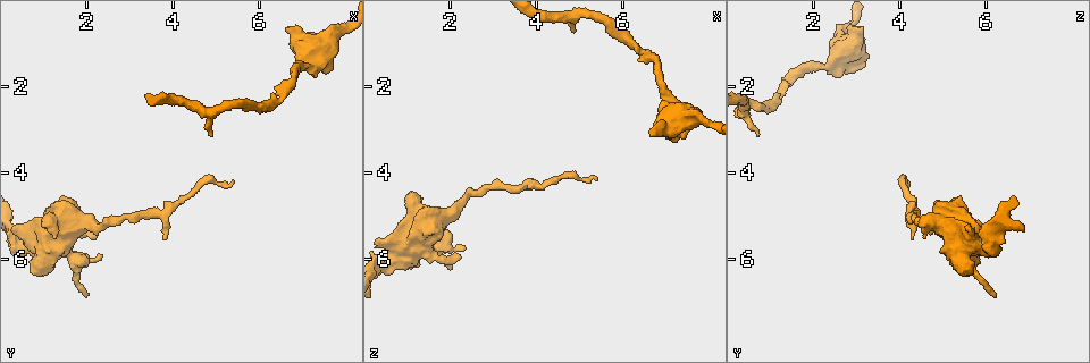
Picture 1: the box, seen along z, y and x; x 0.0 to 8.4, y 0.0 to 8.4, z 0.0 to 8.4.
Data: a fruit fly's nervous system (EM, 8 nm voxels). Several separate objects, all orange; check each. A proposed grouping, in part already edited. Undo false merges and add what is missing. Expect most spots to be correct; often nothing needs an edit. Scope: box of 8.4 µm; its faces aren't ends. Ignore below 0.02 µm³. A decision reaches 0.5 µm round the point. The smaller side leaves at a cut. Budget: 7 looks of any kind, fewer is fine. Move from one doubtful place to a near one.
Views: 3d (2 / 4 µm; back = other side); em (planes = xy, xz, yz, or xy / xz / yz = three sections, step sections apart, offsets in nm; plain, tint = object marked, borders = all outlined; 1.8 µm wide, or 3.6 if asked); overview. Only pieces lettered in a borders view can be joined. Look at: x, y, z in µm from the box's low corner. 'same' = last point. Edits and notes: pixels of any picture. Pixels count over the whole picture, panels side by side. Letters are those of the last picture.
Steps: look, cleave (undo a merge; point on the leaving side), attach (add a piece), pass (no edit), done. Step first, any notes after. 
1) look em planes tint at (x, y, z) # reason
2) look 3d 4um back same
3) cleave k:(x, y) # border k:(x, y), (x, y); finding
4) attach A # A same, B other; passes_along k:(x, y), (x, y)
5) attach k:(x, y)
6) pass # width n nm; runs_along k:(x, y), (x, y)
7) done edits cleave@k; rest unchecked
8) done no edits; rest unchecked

look 3d 4um back at (5.35, 4.20, 4.10) # an open end

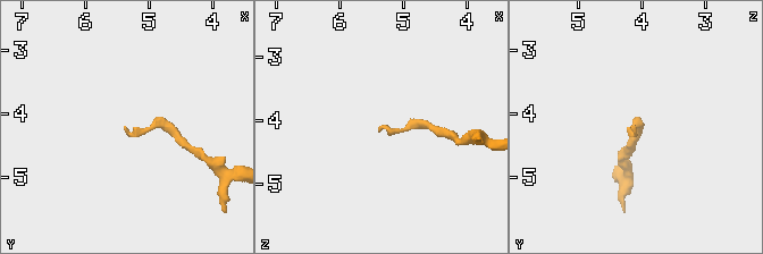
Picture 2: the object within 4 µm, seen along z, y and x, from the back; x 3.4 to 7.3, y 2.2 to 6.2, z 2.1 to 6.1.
look em xy step 8 tint at (5.40, 4.25, 4.10) # now the EM

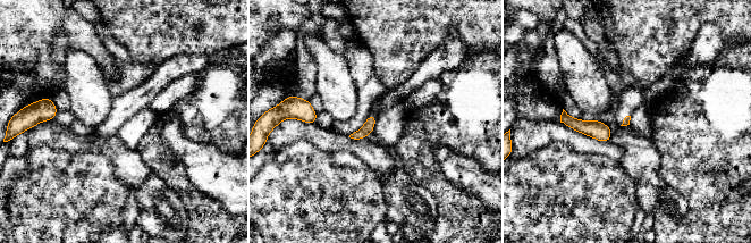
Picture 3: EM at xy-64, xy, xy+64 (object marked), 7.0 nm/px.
look em planes borders same # another direction

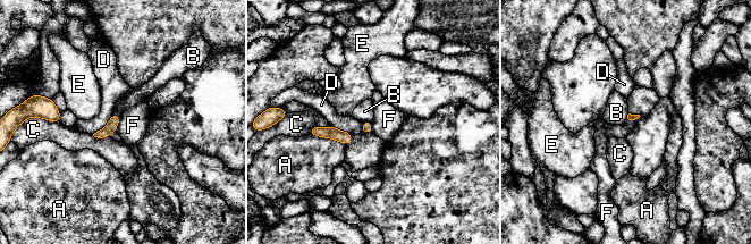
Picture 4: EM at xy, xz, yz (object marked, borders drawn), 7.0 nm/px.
pass # A other, B other, C other, D other, E other, F other; border 4:(120, 117), (115, 131); none of them fits

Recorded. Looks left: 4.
look 3d 2um back at (4.90, 3.10, 0.70) # free end

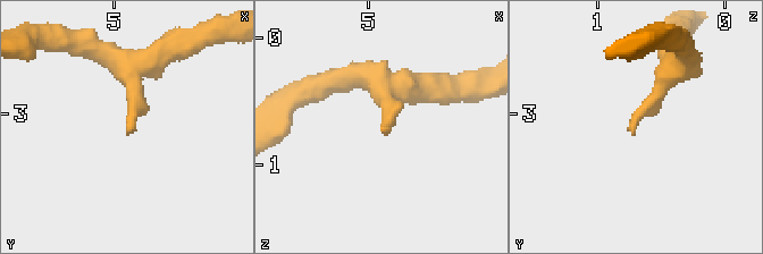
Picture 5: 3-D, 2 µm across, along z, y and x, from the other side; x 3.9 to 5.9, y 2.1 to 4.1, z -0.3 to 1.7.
look em planes plain at (4.88, 3.12, 0.74) # shape alone is not enough

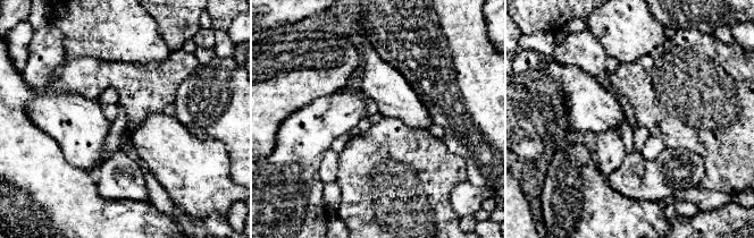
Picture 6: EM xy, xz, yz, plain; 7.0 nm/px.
look em planes borders same # see the neighbours

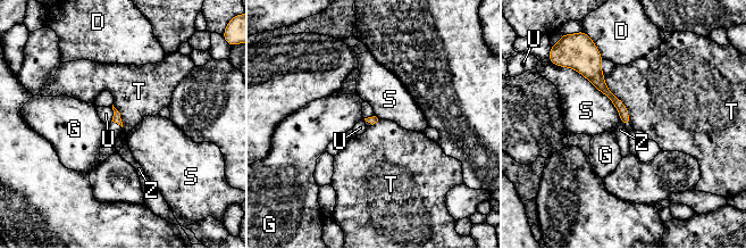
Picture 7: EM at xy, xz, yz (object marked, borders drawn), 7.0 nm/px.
pass # D other, G other, S other, T other, U other, Z other; border 7:(603, 76), (630, 123); no lettered piece goes on from it

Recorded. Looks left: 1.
look em planes borders at (2.20, 5.50, 6.05) # an open end

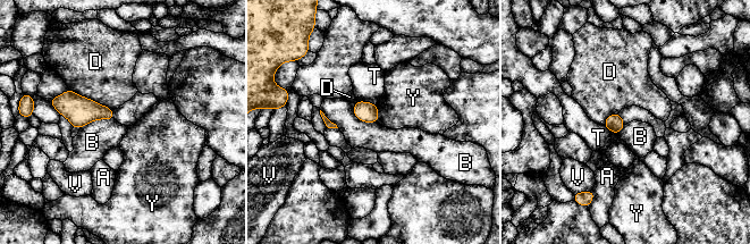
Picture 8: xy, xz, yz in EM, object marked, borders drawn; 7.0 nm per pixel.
pass # A other, B other, D other, T other, V other, Y other; border 8:(353, 103), (357, 118), (377, 123); none of them fits

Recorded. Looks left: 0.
done no edits; rest unchecked

